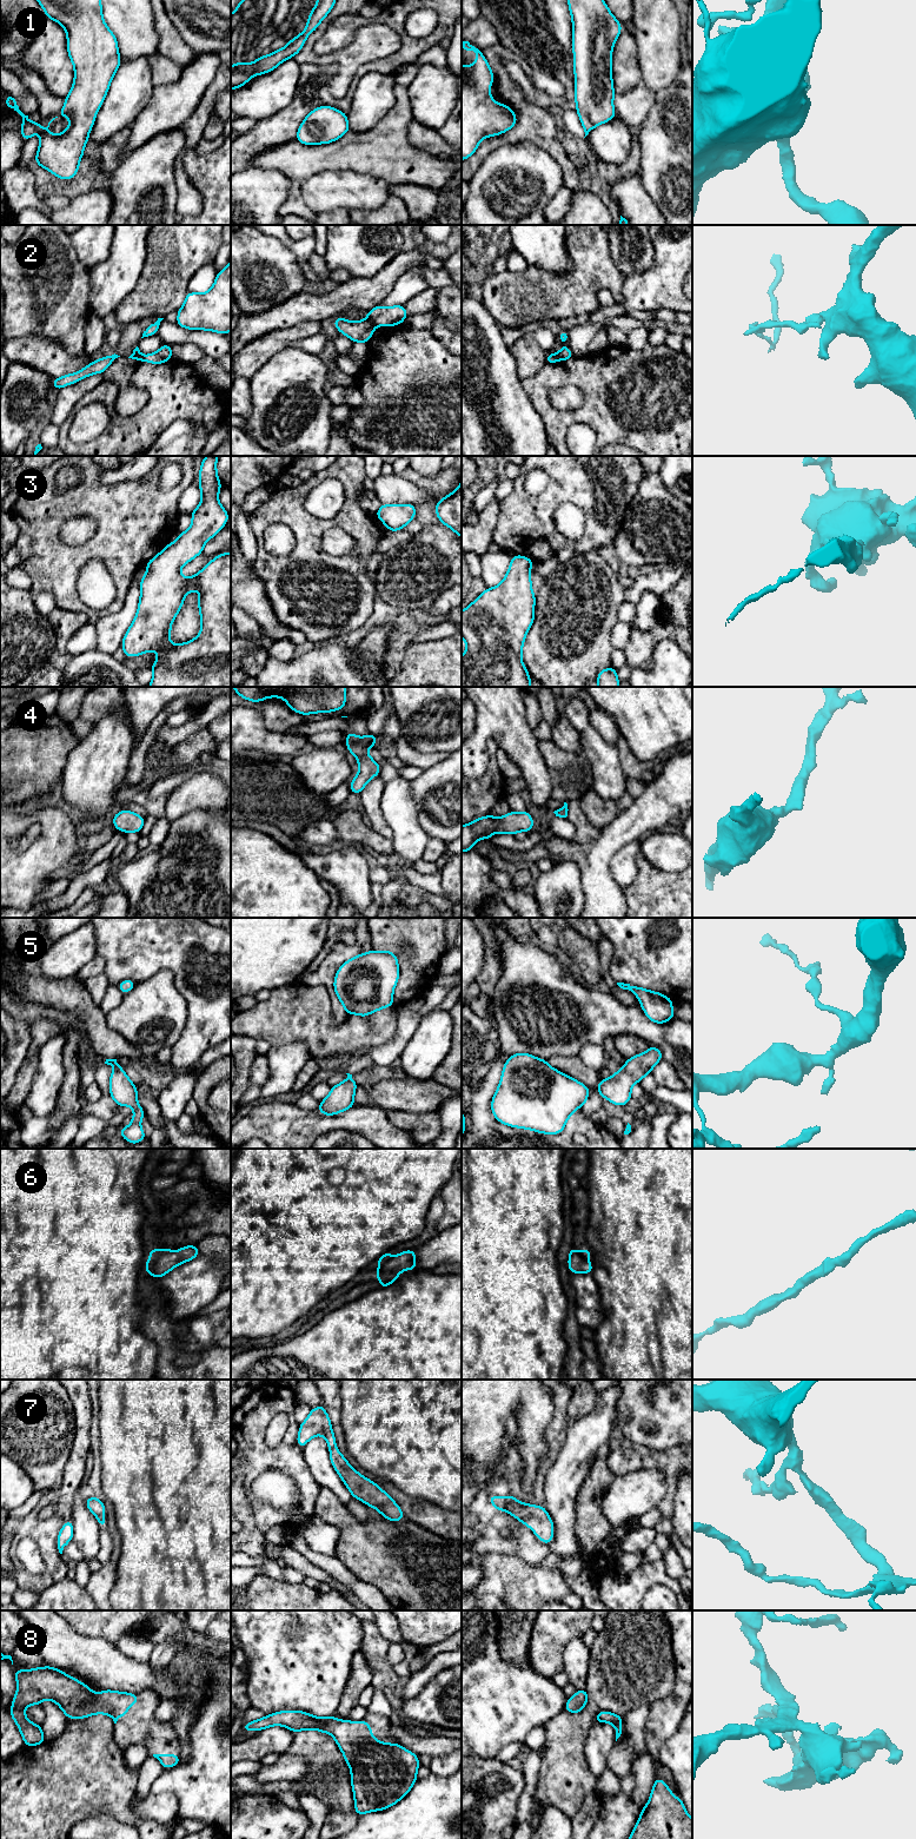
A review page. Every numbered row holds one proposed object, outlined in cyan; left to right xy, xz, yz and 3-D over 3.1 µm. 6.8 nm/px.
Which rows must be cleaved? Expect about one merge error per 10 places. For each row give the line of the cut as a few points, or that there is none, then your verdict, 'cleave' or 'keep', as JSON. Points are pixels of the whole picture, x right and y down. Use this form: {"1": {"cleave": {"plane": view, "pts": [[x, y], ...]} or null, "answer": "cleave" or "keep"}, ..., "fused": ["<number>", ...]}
{"1": {"cleave": null, "answer": "keep"}, "2": {"cleave": {"plane": "xz", "pts": [[367, 317], [376, 324]]}, "answer": "cleave"}, "3": {"cleave": null, "answer": "keep"}, "4": {"cleave": null, "answer": "keep"}, "5": {"cleave": null, "answer": "keep"}, "6": {"cleave": null, "answer": "keep"}, "7": {"cleave": null, "answer": "keep"}, "8": {"cleave": null, "answer": "keep"}, "fused": ["2"]}

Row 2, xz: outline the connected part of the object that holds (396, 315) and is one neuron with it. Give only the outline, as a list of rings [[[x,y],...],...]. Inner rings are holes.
[[[377,305],[367,312],[367,318],[379,326],[399,325],[407,316],[404,305],[394,305],[390,307]]]

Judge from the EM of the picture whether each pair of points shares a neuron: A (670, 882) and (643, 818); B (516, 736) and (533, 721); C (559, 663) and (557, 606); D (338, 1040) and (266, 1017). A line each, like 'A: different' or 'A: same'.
A: different
B: different
C: same
D: same

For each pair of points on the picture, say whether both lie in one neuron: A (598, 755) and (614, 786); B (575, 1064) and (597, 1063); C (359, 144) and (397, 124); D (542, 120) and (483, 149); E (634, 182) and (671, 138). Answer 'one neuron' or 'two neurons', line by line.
A: one neuron
B: two neurons
C: one neuron
D: one neuron
E: two neurons

